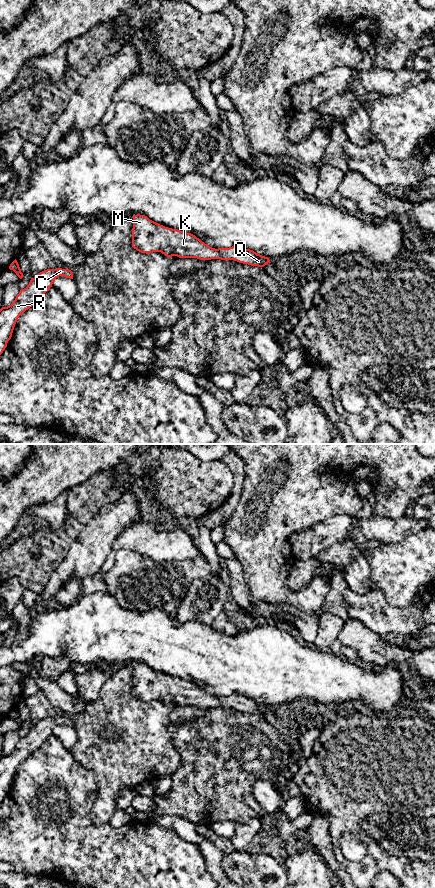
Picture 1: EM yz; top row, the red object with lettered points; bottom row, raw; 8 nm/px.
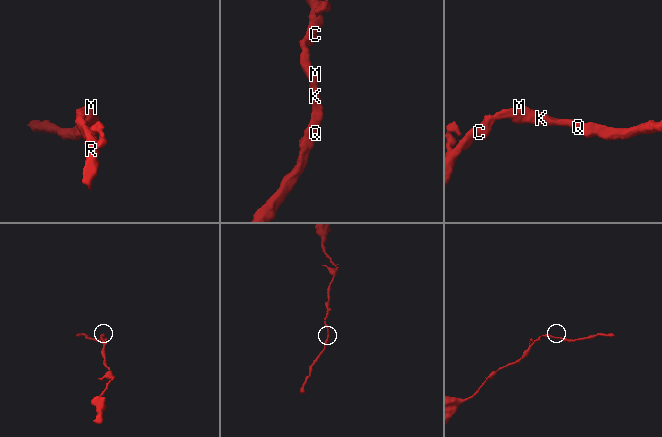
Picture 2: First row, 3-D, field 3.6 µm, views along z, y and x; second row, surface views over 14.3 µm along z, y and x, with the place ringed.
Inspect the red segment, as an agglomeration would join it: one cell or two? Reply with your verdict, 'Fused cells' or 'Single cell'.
Single cell

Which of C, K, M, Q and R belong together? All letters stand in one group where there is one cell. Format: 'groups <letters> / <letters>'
groups C K M Q R

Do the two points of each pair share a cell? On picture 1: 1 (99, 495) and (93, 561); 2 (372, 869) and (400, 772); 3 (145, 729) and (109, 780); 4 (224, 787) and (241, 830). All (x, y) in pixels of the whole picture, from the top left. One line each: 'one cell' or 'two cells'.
1: two cells
2: one cell
3: one cell
4: two cells

